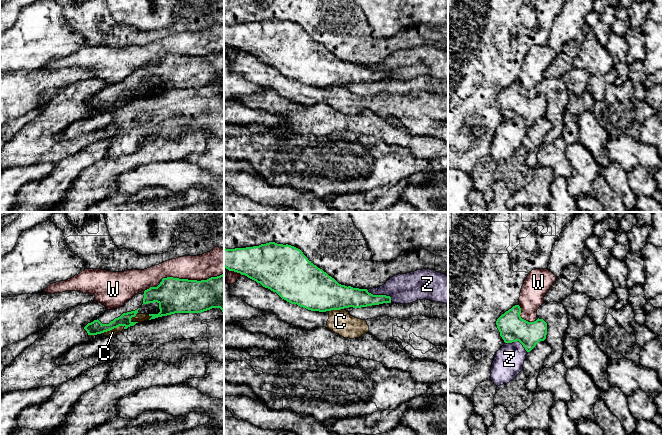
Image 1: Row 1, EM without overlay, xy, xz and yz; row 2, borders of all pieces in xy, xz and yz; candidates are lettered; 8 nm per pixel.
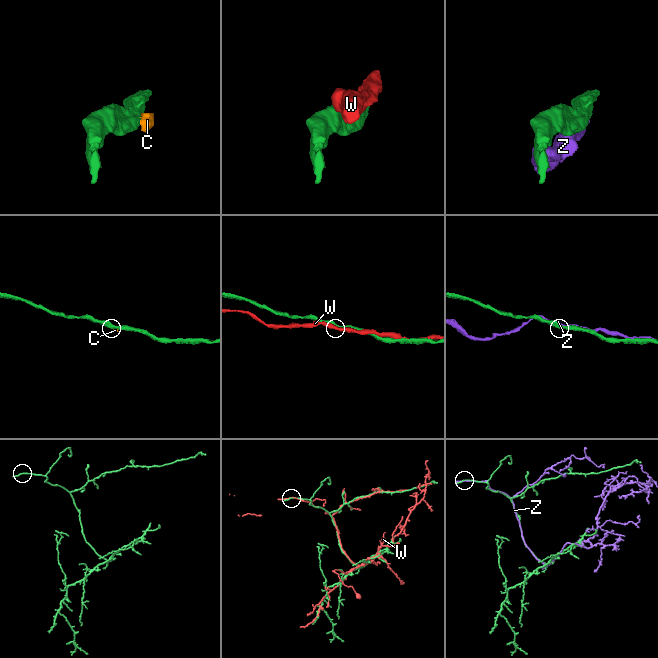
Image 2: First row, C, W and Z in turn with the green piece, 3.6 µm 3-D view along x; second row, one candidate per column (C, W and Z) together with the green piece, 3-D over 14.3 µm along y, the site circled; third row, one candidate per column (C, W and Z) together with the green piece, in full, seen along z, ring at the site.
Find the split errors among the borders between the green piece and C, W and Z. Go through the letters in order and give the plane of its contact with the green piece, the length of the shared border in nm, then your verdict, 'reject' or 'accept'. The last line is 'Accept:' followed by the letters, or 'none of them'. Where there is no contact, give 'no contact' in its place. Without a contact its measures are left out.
C: contact in xy; length 190 nm; reject
W: contact in xy; length 480 nm; reject
Z: contact in xz; length 220 nm; reject
Accept: none of them

